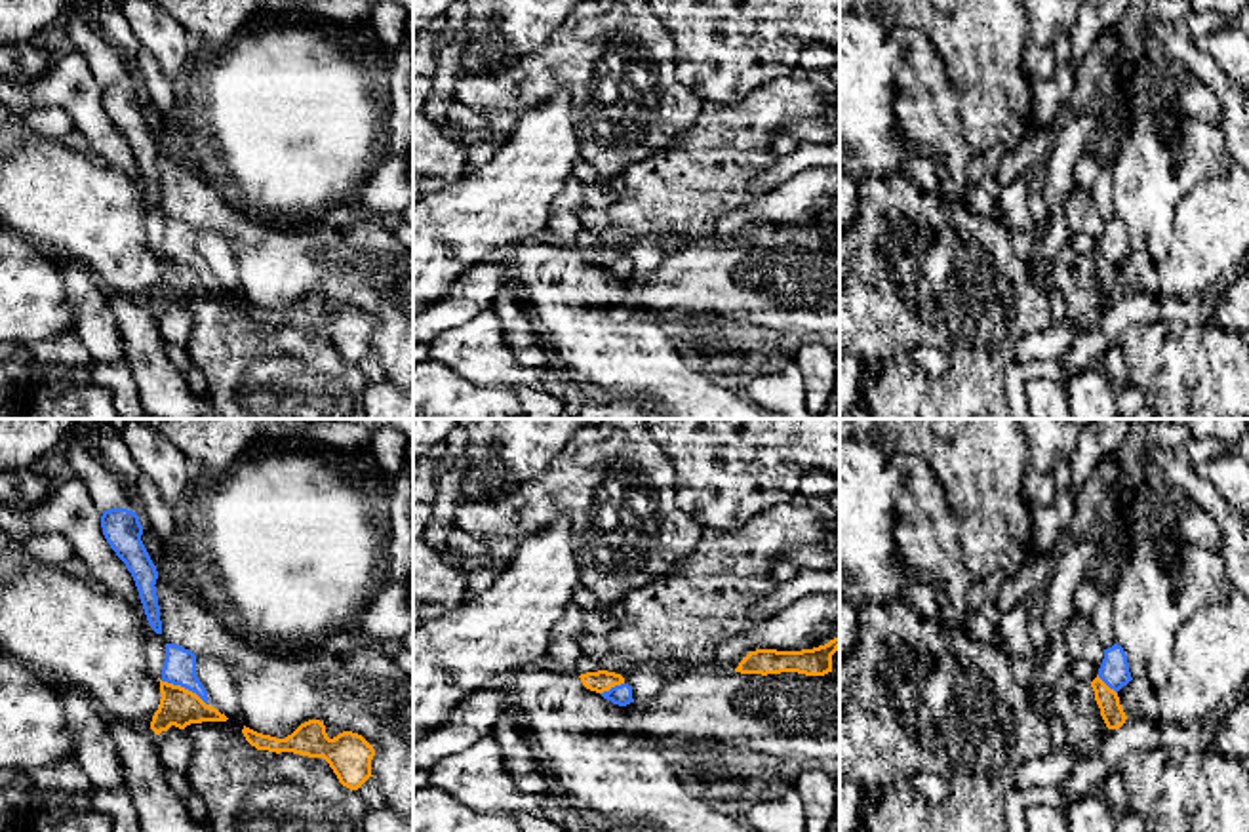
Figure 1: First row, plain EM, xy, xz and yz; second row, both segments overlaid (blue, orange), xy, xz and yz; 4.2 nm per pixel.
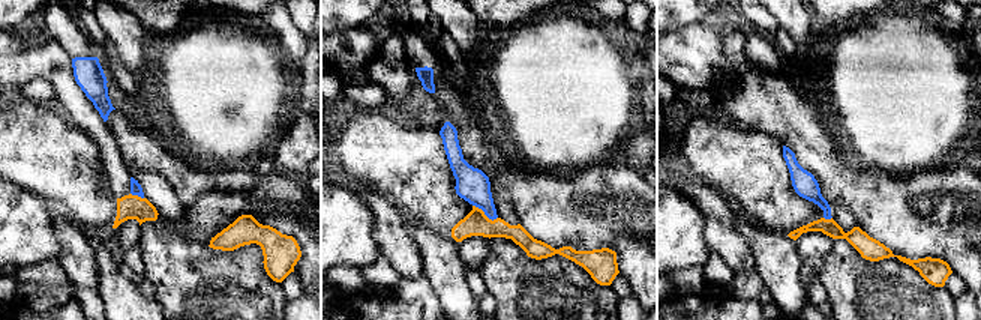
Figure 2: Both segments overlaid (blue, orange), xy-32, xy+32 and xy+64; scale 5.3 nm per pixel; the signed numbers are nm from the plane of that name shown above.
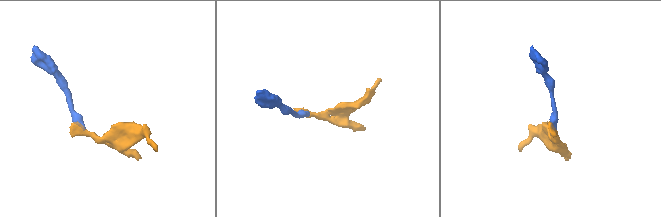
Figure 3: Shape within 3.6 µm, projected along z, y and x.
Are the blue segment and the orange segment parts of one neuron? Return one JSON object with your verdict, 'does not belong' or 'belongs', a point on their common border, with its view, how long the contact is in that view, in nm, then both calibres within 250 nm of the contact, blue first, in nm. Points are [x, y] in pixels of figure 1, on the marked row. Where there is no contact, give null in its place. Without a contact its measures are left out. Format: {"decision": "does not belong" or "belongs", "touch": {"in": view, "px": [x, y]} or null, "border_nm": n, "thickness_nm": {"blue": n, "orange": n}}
{"decision": "belongs", "touch": {"in": "xy", "px": [185, 688]}, "border_nm": 240, "thickness_nm": {"blue": 140, "orange": 160}}

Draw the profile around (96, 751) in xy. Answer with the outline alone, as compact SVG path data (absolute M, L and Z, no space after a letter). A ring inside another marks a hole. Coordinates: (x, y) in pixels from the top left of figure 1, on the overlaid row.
M63 685L59 697L67 727L74 737L72 758L95 788L122 788L124 771L109 725L97 716L91 703L74 687Z

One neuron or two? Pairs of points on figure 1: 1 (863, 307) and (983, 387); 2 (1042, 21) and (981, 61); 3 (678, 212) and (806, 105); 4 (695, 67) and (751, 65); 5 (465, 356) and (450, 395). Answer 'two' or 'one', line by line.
1: one
2: two
3: one
4: one
5: two

